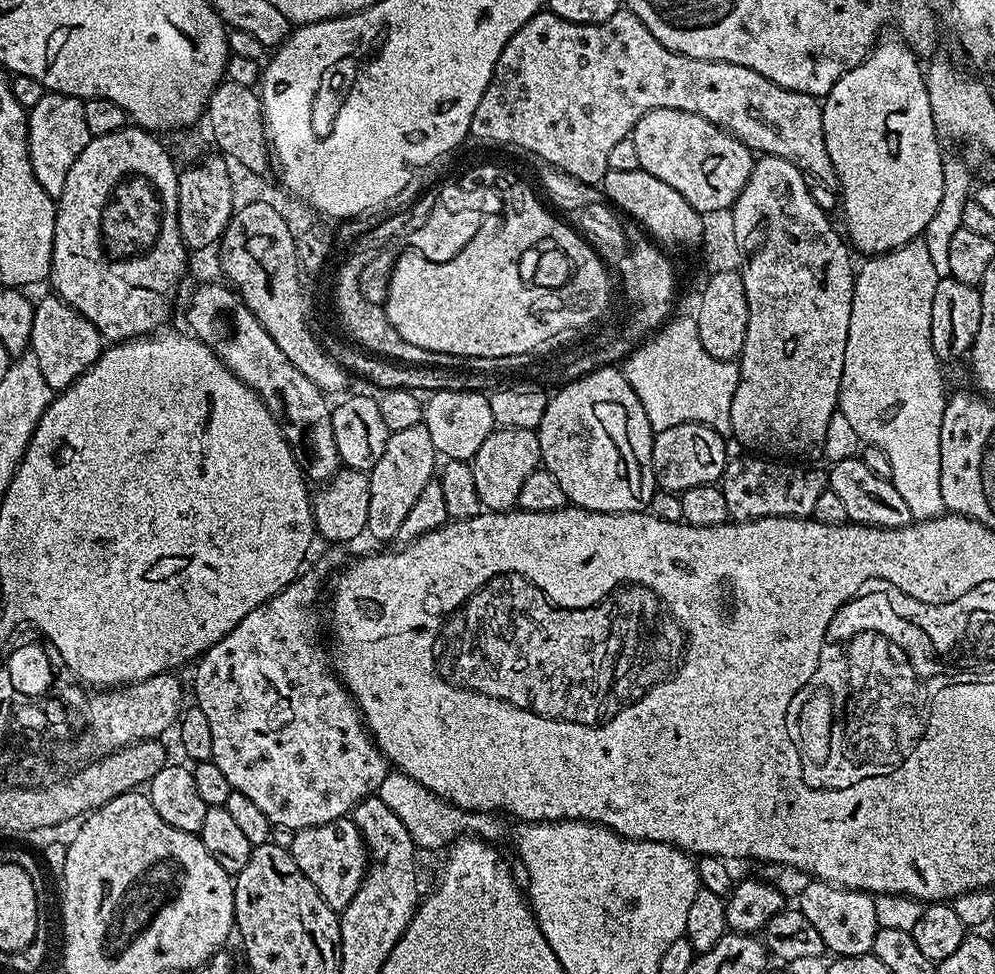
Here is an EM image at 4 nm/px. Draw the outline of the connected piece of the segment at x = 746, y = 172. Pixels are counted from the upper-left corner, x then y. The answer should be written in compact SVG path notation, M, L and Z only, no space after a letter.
M669 108L650 110L634 126L630 138L638 150L640 167L678 190L701 214L731 209L752 173L752 149L729 132L706 122L706 118L698 118L698 114Z

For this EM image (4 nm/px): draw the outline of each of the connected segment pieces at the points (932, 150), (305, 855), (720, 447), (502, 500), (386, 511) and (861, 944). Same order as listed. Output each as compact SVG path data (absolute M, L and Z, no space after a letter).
M899 38L883 40L822 100L826 154L830 154L830 162L834 162L838 200L842 212L844 208L844 224L848 227L846 236L857 253L868 252L864 254L892 252L923 233L942 199L942 174L946 161L946 156L940 153L942 140L931 117L925 69L916 61L917 53Z
M350 818L328 822L322 826L301 828L290 843L290 851L294 862L298 862L298 870L314 882L314 890L322 894L326 906L333 908L337 914L343 912L346 906L358 894L360 884L368 866L368 849L364 847L364 840L360 831Z
M704 424L670 426L670 430L655 433L652 441L652 469L657 489L682 493L690 486L716 484L724 475L730 452L724 449L725 437Z
M497 427L490 434L490 438L486 438L486 442L482 442L478 454L472 456L470 463L474 470L474 487L478 490L481 509L490 512L506 512L515 509L518 490L522 490L522 482L526 482L526 478L530 478L530 474L534 474L534 470L541 467L542 464L540 437L537 429L518 430L517 428Z
M422 422L418 426L410 426L410 430L398 430L391 433L386 442L386 450L382 450L382 458L368 473L370 482L370 514L368 515L367 535L376 540L396 540L398 529L406 514L414 506L418 494L422 494L426 482L434 478L437 471L438 453L430 438L427 426Z
M809 879L806 890L798 898L798 907L810 921L810 926L818 930L825 949L833 957L867 956L874 946L876 931L880 928L876 913L876 896L859 892L853 888L837 888L834 884L825 884L822 880Z

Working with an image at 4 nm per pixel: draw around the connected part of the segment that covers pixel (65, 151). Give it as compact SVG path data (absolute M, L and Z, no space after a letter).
M45 91L42 102L27 109L27 114L28 153L34 176L46 194L58 198L66 186L66 174L70 174L70 166L78 162L78 154L82 154L92 140L90 129L86 127L84 101L78 96Z

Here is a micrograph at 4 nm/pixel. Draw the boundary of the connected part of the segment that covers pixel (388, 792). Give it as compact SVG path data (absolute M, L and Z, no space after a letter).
M389 770L386 778L382 780L382 786L378 793L380 800L386 802L386 807L394 810L394 815L406 826L410 838L416 844L417 849L440 848L451 846L457 840L479 837L485 842L495 841L496 824L491 815L482 812L468 812L444 800L438 794L431 792L426 786L414 782L406 774L395 770Z

